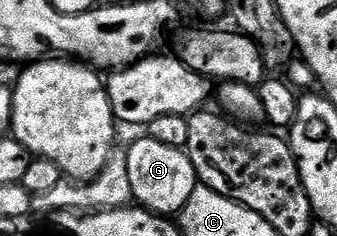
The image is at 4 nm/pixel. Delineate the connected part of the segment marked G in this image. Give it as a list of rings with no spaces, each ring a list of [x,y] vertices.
[[[141,138],[126,149],[126,155],[133,201],[139,207],[155,212],[158,216],[171,217],[173,214],[183,212],[186,202],[190,202],[190,194],[194,194],[198,183],[196,171],[187,151],[174,146],[166,146],[163,142]]]

